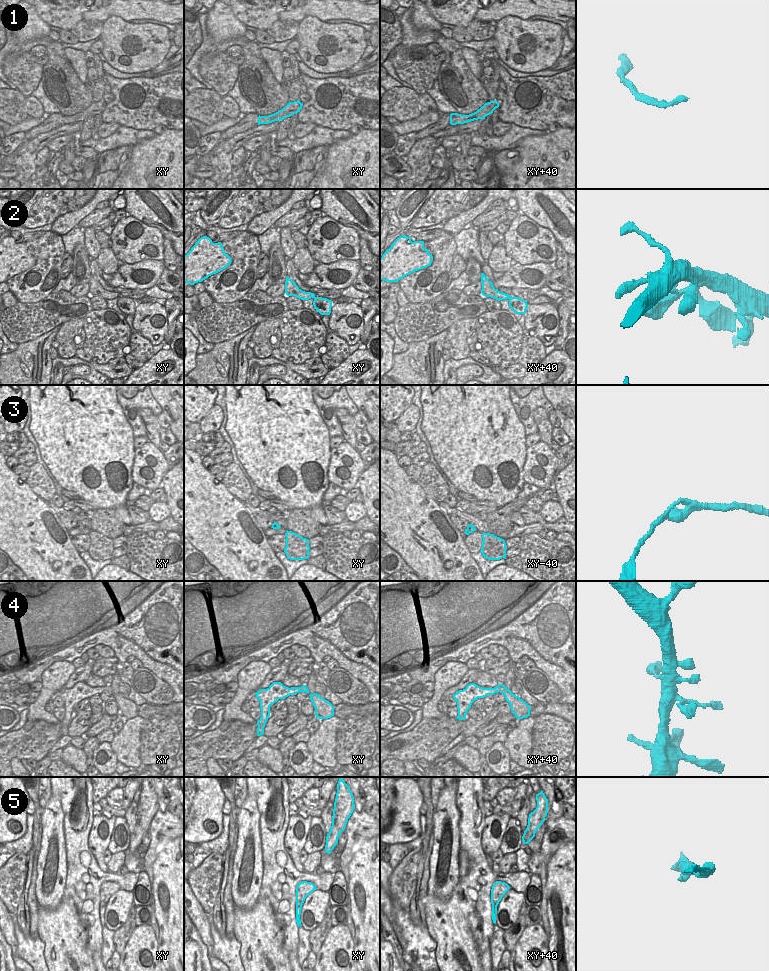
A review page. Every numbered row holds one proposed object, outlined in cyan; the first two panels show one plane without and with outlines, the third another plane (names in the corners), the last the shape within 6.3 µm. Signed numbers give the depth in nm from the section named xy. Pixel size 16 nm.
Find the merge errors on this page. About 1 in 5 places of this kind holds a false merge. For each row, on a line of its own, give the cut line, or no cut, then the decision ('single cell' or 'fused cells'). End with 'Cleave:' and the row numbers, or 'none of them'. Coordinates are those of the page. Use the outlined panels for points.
1: cut none; single cell
2: cut none; single cell
3: cut none; single cell
4: cut none; single cell
5: cut none; single cell
Cleave: none of them

